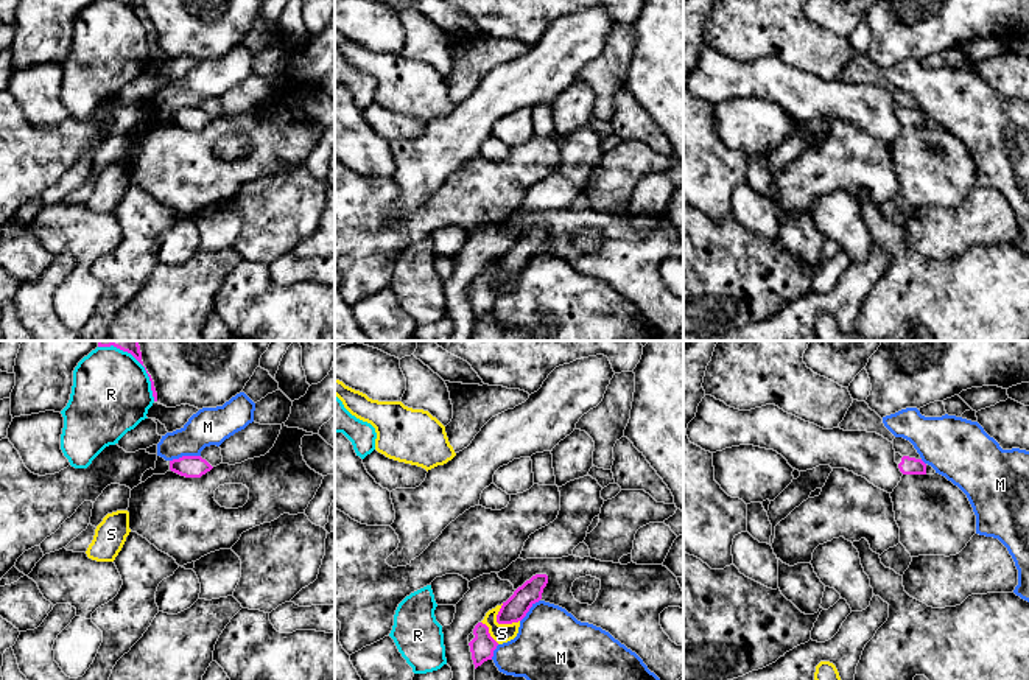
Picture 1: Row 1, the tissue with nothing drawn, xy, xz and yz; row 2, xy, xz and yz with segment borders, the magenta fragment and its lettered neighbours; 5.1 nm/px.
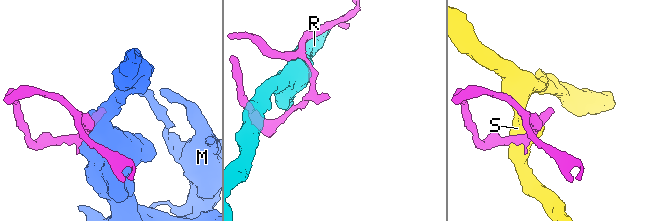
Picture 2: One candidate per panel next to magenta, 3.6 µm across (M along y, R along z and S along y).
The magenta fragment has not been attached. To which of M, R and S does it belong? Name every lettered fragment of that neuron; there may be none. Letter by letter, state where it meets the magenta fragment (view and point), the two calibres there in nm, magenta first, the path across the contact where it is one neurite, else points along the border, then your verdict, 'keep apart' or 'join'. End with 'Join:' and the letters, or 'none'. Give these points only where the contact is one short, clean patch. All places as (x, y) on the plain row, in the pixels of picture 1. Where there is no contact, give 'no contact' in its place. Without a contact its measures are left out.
M: contact xy (184, 108); calibres 110 and 190 nm; keep apart
R: contact xy (147, 24); calibres 50 and 420 nm; keep apart
S: contact xz (500, 274); calibres 120 and 100 nm; keep apart
Join: none

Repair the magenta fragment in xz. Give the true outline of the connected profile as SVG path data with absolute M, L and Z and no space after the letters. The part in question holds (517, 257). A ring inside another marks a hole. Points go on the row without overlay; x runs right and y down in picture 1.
M536 226L526 232L506 254L503 254L497 266L497 274L512 275L522 272L529 260L542 251L542 244L546 235L546 226Z

